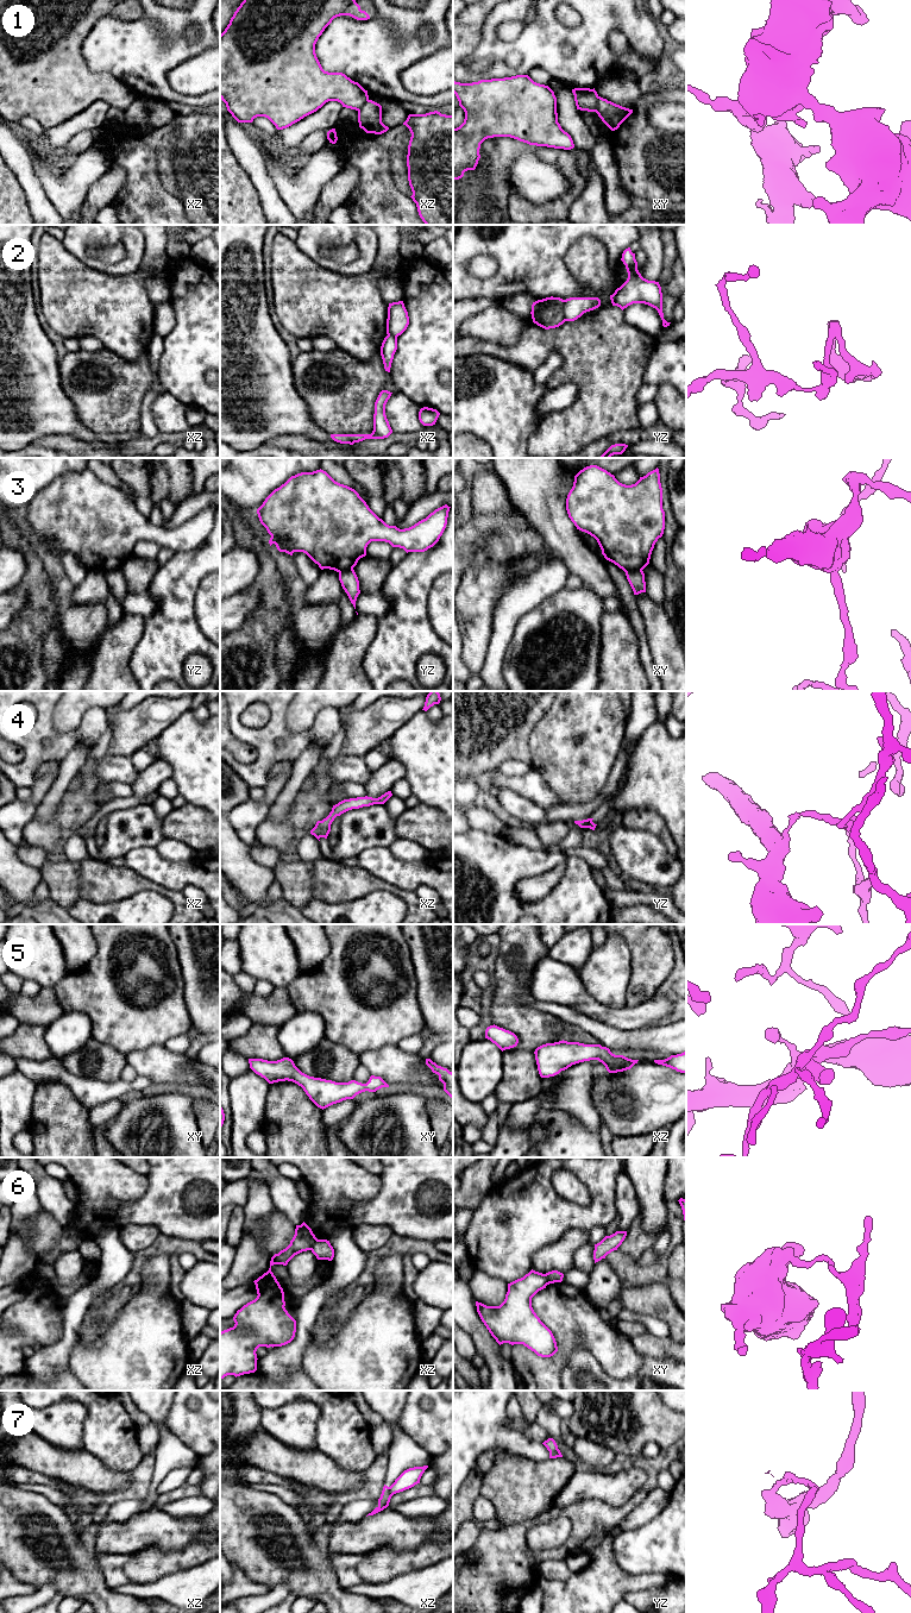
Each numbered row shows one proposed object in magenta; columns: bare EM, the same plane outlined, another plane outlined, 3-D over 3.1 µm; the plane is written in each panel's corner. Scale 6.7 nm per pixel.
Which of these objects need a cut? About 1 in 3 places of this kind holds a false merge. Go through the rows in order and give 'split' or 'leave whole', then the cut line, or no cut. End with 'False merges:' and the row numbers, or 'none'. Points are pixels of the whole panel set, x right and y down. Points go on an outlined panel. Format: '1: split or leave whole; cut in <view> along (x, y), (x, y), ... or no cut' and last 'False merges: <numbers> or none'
1: split; cut in xy along (598, 96), (595, 111)
2: split; cut in yz along (565, 300), (564, 320)
3: split; cut in xy along (641, 569), (626, 572)
4: leave whole; no cut
5: leave whole; no cut
6: split; cut in xz along (318, 1240), (309, 1249)
7: split; cut in xz along (389, 1487), (393, 1494)
False merges: 1, 2, 3, 6, 7

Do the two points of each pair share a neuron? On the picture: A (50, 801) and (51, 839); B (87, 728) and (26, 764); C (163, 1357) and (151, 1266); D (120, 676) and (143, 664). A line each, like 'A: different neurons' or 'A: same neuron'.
A: different neurons
B: different neurons
C: same neuron
D: different neurons

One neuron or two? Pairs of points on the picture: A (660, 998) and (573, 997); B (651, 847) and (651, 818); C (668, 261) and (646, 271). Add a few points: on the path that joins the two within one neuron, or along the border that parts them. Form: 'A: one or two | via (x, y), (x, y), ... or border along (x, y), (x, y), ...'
A: one | via (639, 1016), (608, 1016), (595, 1010)
B: two | border along (623, 826), (653, 833), (670, 853)
C: two | border along (660, 237), (664, 268), (658, 280)

